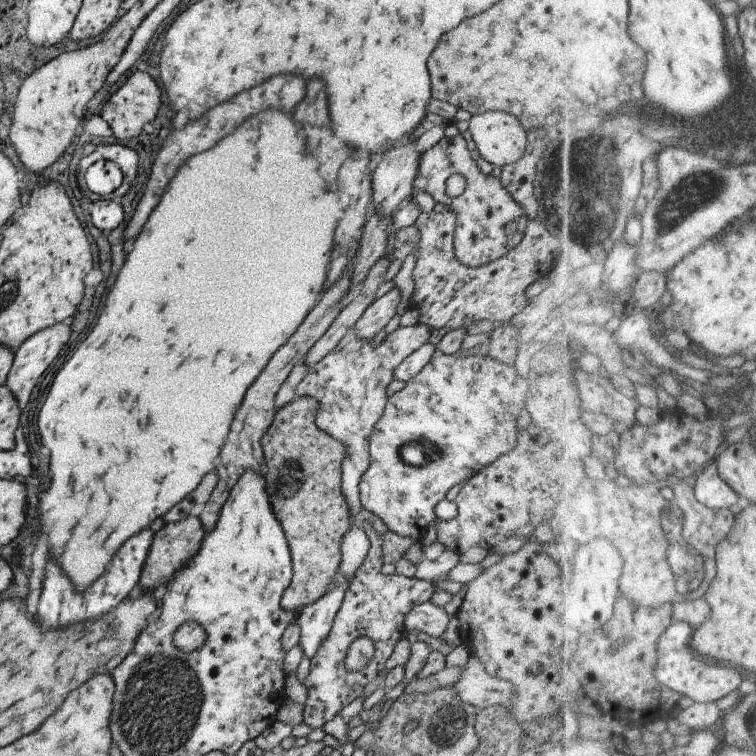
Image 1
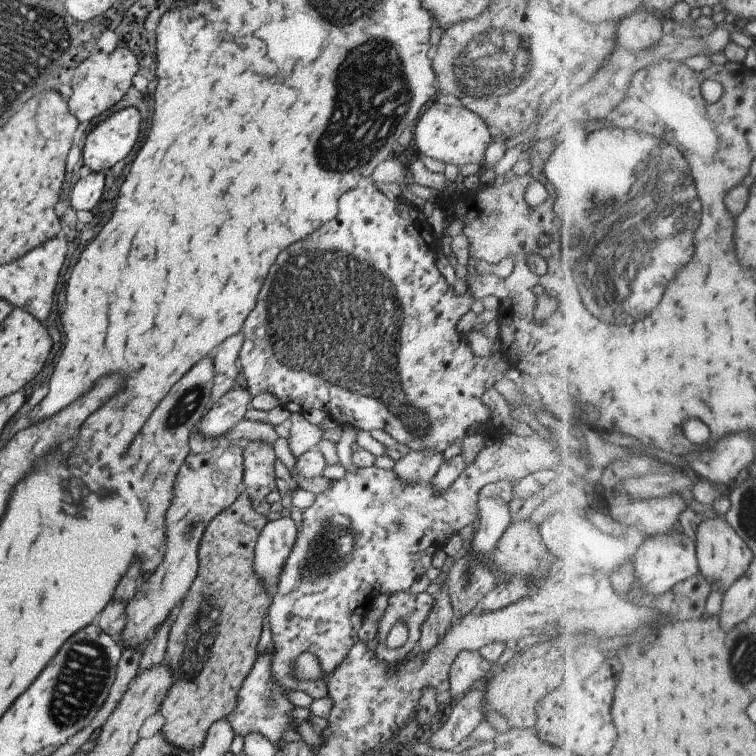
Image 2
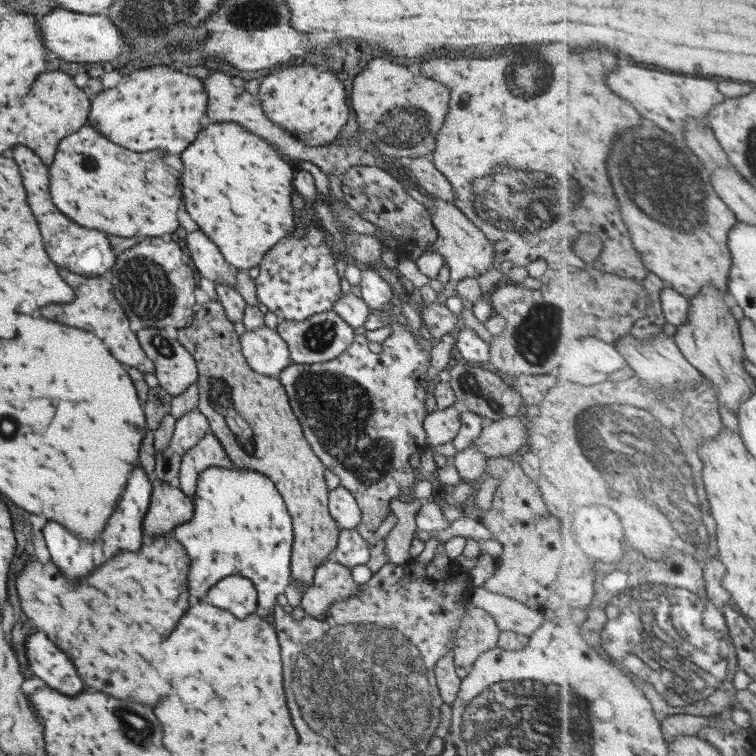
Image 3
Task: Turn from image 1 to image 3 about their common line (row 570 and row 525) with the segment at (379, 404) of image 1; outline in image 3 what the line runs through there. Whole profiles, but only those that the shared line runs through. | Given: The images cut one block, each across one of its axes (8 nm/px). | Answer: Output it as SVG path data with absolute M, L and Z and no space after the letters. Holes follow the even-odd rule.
M342 485L328 491L328 508L340 529L352 530L362 520L354 495Z

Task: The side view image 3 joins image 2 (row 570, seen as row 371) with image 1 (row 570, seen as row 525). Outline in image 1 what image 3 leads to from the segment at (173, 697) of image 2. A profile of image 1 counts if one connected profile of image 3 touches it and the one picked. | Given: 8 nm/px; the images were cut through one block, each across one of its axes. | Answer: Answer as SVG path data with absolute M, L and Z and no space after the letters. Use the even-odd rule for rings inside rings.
M312 396L296 398L286 406L277 409L274 422L262 436L263 460L266 461L266 492L270 494L270 506L280 520L289 544L293 568L290 586L286 588L280 601L280 608L286 612L298 613L306 605L311 605L324 595L336 580L340 562L342 562L342 538L350 530L350 508L342 494L342 462L346 456L346 446L322 432L316 426L318 400Z

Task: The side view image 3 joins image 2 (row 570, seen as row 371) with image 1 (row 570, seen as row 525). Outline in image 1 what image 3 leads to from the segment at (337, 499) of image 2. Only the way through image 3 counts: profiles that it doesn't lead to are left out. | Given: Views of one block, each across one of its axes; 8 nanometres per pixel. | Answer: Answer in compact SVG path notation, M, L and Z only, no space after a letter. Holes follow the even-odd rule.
M363 520L362 527L368 535L370 548L364 562L356 570L349 582L344 602L334 618L326 640L320 644L316 654L311 658L310 673L304 679L307 699L304 703L303 720L312 728L322 728L352 700L362 696L364 688L385 668L386 661L396 643L406 636L404 618L406 614L420 603L430 601L436 587L430 581L405 576L380 574L382 562L382 544L384 537L372 527L370 520ZM368 636L374 642L375 651L368 666L358 672L346 672L344 660L347 650L357 638Z

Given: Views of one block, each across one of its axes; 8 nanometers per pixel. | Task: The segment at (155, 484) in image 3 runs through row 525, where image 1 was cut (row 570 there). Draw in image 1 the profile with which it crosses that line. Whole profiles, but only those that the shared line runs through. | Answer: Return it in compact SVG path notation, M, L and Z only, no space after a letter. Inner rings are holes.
M186 516L186 518L166 524L162 529L155 533L150 552L146 556L146 560L142 569L140 586L143 590L154 591L161 584L167 584L172 580L173 574L178 570L182 570L188 564L188 558L192 558L198 548L200 542L206 535L202 526L202 520L198 516Z

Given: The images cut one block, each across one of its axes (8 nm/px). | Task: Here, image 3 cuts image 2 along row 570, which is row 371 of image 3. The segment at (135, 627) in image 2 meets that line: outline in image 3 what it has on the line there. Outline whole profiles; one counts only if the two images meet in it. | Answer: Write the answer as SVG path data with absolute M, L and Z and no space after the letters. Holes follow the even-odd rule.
M141 328L135 333L142 350L154 363L159 386L166 392L179 395L197 382L195 358L178 342L176 328Z

